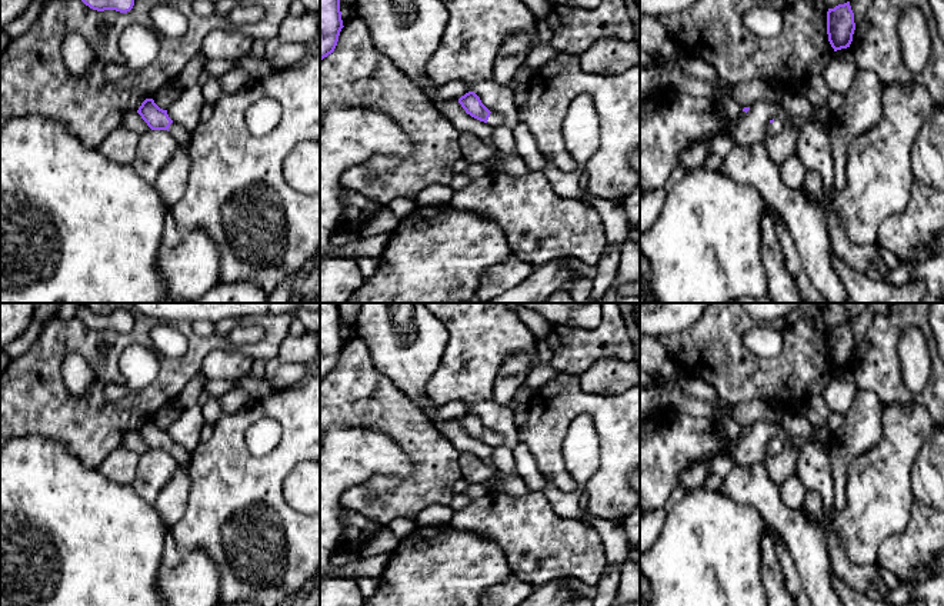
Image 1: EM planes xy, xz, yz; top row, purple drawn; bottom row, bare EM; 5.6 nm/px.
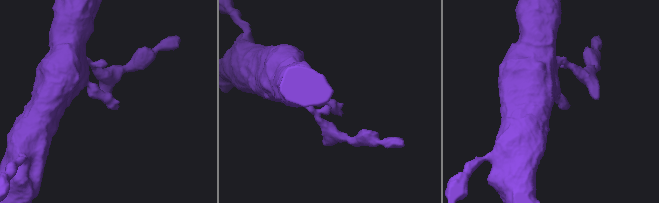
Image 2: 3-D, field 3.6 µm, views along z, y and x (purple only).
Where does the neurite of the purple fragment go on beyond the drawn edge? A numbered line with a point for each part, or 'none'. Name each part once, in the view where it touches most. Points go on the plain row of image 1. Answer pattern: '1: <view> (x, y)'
1: xz (494, 440)

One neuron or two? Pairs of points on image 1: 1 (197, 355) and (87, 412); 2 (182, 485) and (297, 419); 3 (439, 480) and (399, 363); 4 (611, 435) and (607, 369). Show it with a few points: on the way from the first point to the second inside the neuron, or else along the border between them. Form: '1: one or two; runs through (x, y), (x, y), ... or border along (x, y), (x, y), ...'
1: one; runs through (170, 380), (143, 405), (130, 412), (114, 412)
2: two; border along (190, 466), (190, 495), (184, 513)
3: two; border along (387, 378), (434, 425)
4: two; border along (577, 379), (579, 386), (584, 392), (624, 392)

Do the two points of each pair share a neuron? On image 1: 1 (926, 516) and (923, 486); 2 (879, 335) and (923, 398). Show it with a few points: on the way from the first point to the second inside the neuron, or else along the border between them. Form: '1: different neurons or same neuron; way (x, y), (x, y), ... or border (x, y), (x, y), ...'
1: different neurons; border (916, 500), (929, 508)
2: same neuron; way (879, 353), (879, 368), (904, 393)

